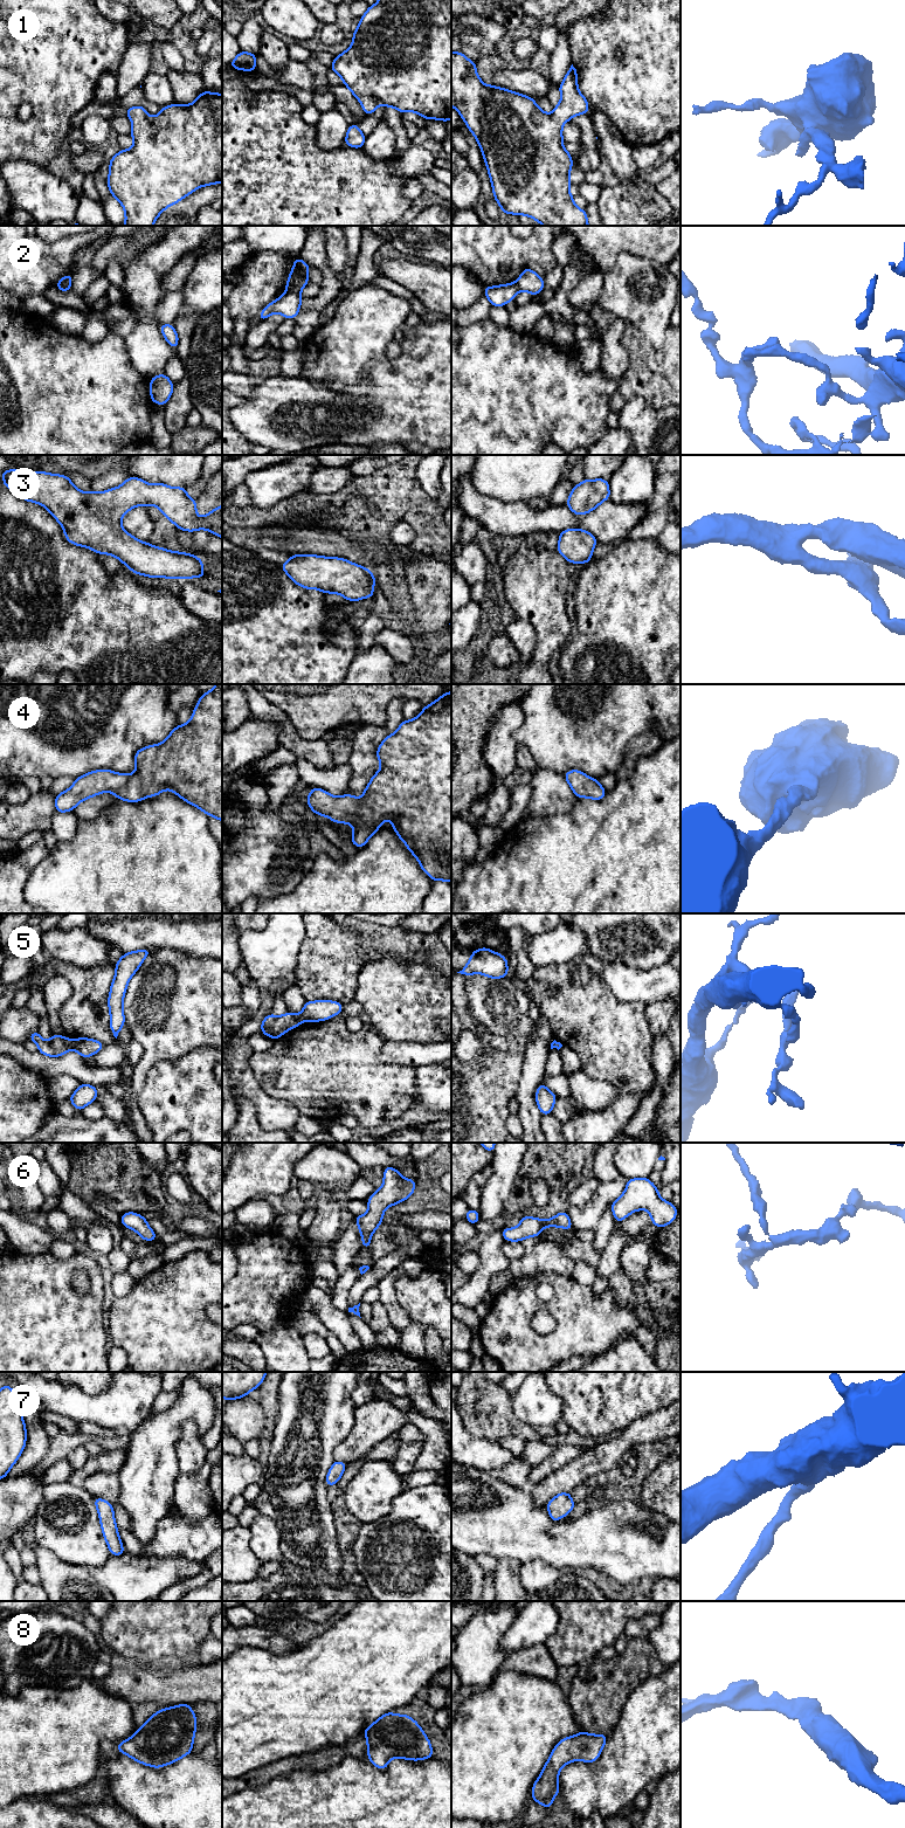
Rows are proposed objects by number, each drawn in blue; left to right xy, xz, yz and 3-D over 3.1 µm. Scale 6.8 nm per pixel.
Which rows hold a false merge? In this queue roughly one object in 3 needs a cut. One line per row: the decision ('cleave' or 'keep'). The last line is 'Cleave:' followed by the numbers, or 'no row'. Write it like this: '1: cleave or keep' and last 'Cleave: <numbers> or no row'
1: keep
2: cleave
3: keep
4: keep
5: cleave
6: keep
7: keep
8: keep
Cleave: 2, 5

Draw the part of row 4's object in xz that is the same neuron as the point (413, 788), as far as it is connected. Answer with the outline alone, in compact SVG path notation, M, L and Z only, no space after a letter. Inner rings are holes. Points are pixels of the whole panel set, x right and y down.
M451 691L423 706L414 719L402 720L396 732L388 734L379 745L376 757L381 768L372 777L360 799L352 794L337 798L312 786L306 798L308 806L315 814L327 816L332 822L353 826L351 842L358 848L364 847L381 823L391 819L392 828L416 857L421 869L433 881L451 883Z

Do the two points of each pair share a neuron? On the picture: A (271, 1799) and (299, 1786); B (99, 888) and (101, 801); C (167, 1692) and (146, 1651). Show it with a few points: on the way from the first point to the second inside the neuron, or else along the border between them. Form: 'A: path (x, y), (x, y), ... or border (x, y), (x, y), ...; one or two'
A: path (278, 1799), (287, 1799), (292, 1793); one
B: border (117, 799), (97, 816), (80, 821); two
C: border (131, 1663), (146, 1666); two

